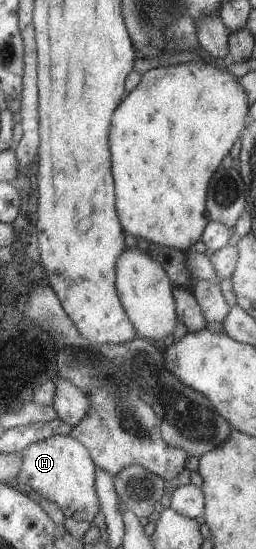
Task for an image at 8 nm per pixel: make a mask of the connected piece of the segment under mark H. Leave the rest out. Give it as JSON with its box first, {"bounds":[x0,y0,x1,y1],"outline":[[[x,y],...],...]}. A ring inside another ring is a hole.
{"bounds":[16,435,99,524],"outline":[[[54,435],[25,446],[19,451],[21,465],[17,474],[16,483],[20,487],[28,486],[37,492],[42,499],[53,502],[63,512],[65,518],[73,518],[77,521],[86,521],[92,524],[92,519],[99,514],[99,502],[94,488],[95,464],[86,448],[75,438],[68,435]]]}

